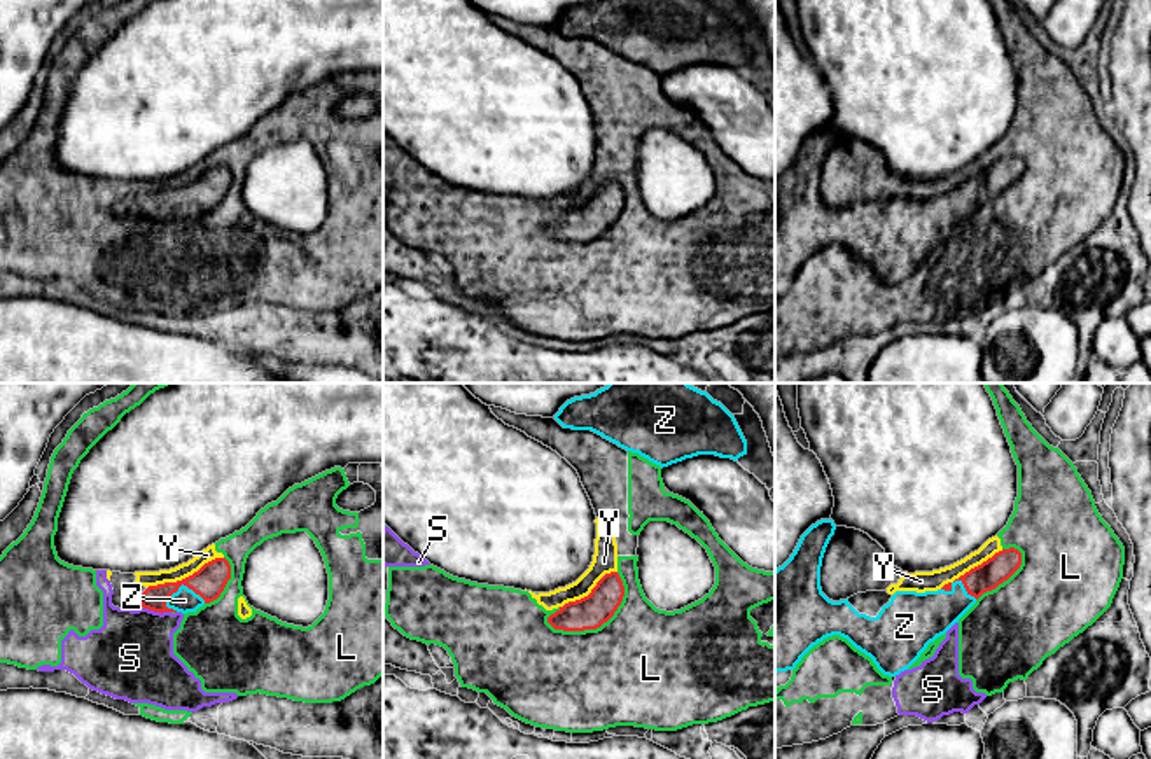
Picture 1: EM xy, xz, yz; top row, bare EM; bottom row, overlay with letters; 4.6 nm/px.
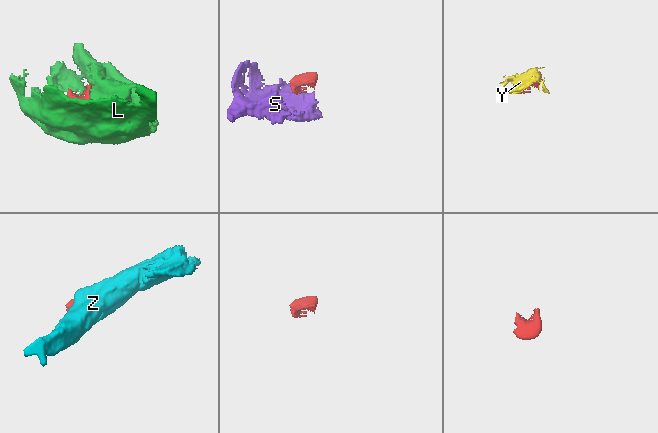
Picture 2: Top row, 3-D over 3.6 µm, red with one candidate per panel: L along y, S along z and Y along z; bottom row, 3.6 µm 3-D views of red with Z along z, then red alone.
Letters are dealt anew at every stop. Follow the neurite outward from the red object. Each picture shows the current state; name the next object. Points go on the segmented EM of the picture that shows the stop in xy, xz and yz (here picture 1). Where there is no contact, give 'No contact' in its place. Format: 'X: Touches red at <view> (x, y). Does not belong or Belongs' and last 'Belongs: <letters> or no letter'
L: Touches red at xz (600, 625). Does not belong
S: Touches red at xy (158, 611). Does not belong
Y: Touches red at xy (186, 577). Does not belong
Z: Touches red at xy (182, 583). Belongs
Belongs: Z

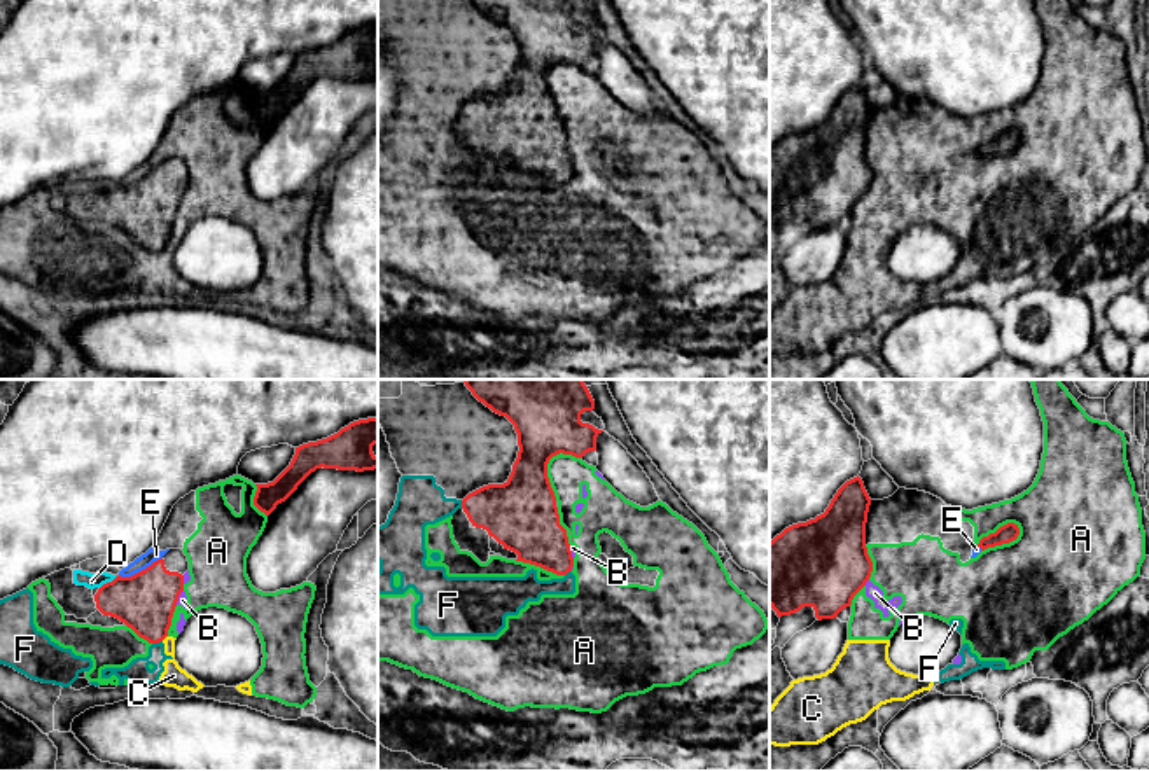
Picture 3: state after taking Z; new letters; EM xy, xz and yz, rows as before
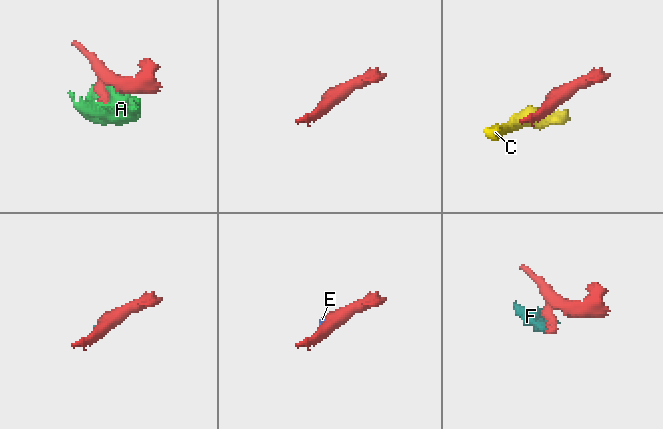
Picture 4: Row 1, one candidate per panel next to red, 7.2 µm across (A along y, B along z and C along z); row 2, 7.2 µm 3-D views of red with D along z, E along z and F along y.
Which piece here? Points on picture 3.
A: Touches red at yz (999, 528). Does not belong
B: Touches red at yz (866, 581). Does not belong
C: Touches red at xy (163, 639). Does not belong
D: Touches red at xy (109, 583). Does not belong
E: Touches red at xy (142, 570). Does not belong
F: Touches red at xy (156, 642). Does not belong
Belongs: no letter

